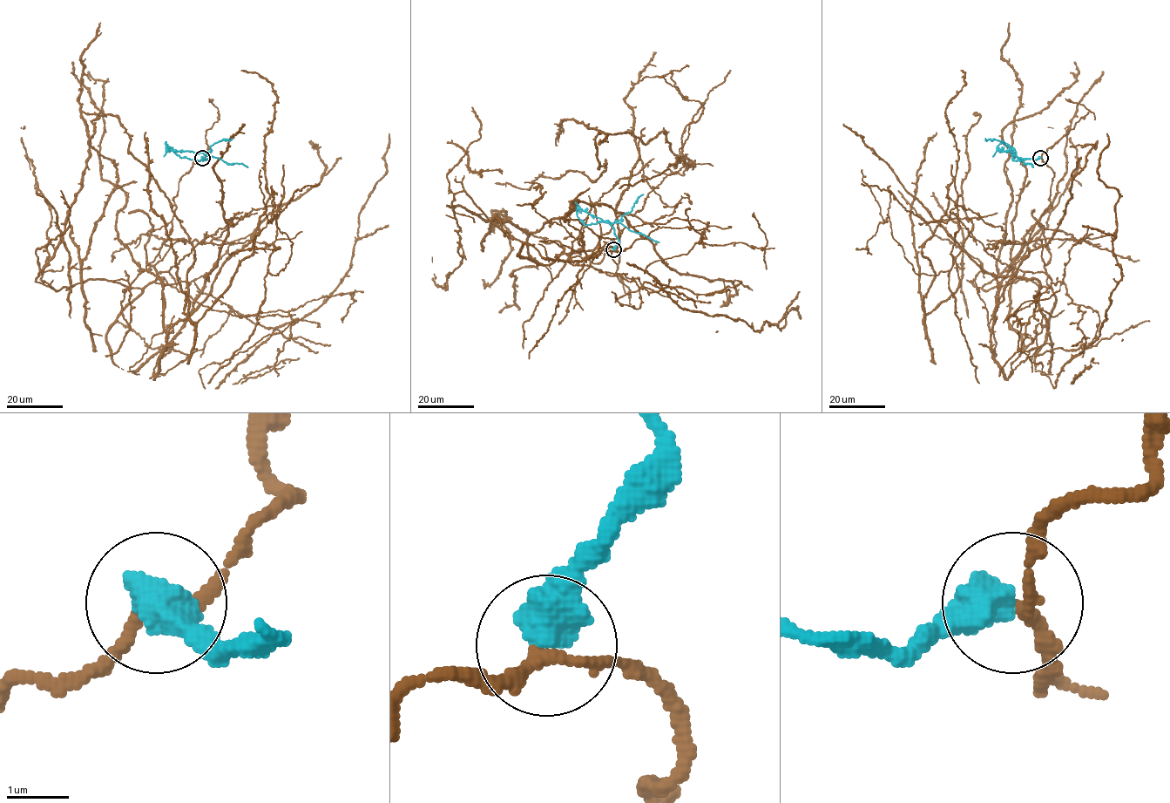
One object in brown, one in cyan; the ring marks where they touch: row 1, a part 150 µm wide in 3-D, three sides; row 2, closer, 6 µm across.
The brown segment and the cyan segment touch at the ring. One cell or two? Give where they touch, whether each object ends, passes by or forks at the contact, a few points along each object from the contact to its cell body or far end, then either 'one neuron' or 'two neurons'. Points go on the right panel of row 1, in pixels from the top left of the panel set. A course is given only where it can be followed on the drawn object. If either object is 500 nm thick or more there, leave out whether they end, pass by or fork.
place (1040, 158); course brown (1040, 157), (1007, 379), (1039, 323), (1049, 372), (1039, 283), (946, 194), (923, 322), (974, 112); course cyan (1040, 157), (1014, 160), (1016, 151), (1007, 143), (997, 146), (1033, 167); two neurons

